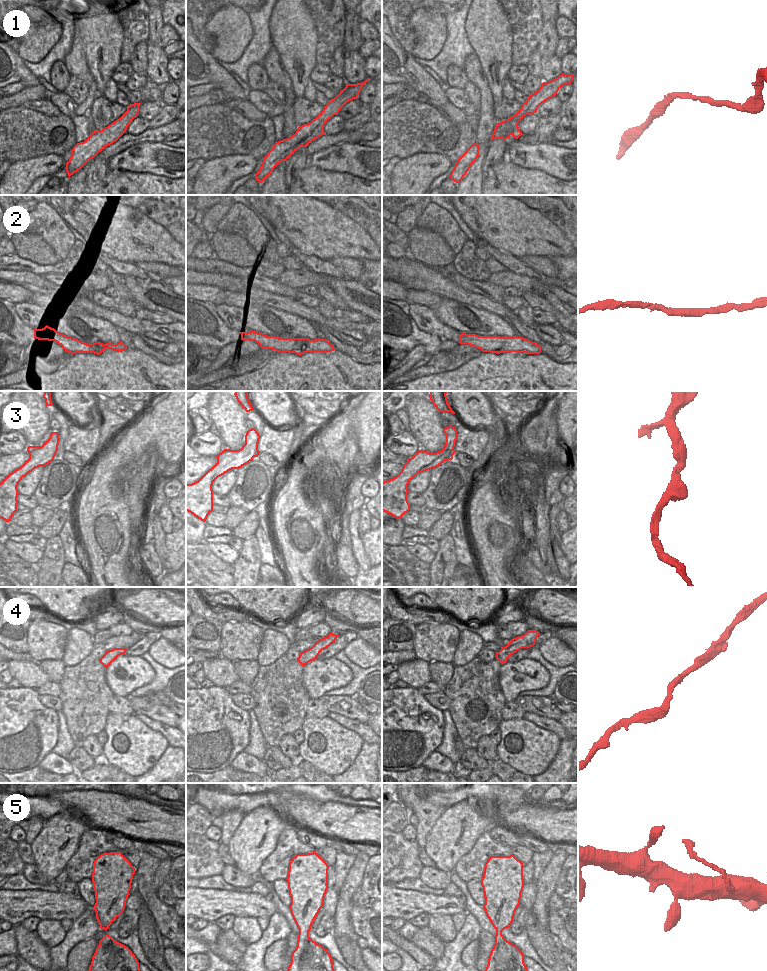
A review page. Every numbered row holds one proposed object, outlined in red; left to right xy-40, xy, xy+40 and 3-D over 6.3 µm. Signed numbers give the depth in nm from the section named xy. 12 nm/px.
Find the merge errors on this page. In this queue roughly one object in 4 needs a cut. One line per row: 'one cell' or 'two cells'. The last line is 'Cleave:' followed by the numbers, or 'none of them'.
1: one cell
2: one cell
3: one cell
4: one cell
5: one cell
Cleave: none of them

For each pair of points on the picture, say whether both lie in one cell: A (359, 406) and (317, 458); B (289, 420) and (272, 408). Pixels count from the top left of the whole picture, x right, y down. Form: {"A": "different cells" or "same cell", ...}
{"A": "same cell", "B": "same cell"}

